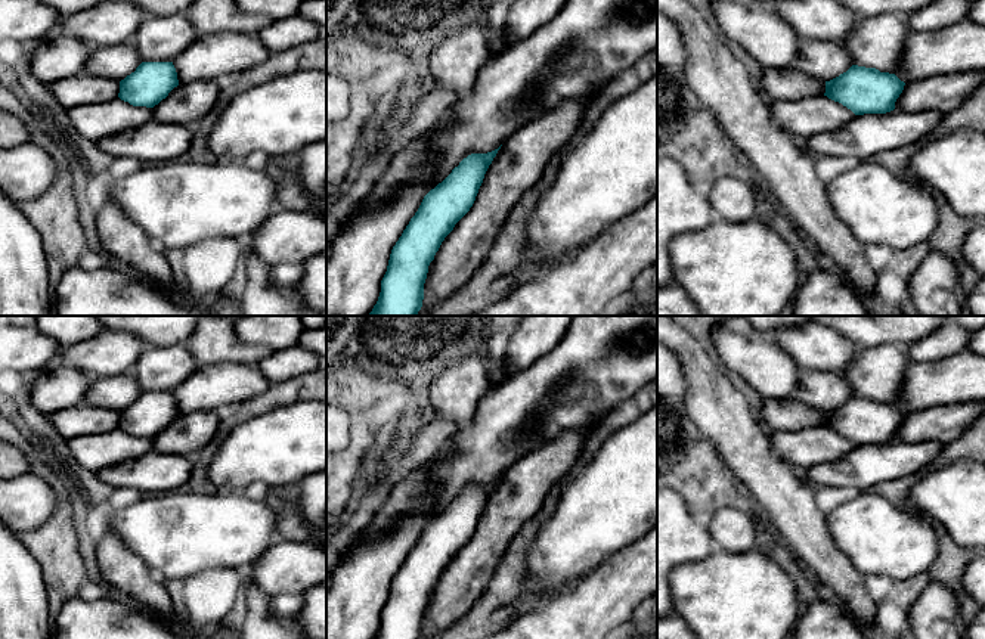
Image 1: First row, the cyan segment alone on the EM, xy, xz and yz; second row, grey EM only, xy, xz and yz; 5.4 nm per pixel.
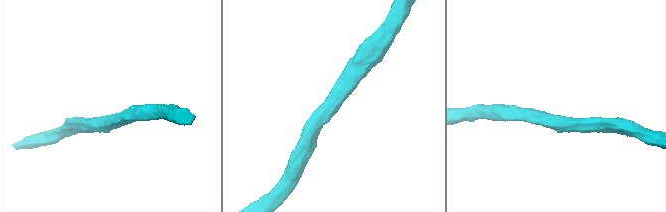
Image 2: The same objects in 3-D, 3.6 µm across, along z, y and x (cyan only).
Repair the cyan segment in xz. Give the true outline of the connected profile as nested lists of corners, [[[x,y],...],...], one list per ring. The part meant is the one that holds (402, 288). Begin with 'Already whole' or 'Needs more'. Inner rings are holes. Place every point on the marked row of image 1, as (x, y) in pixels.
Already whole. [[[501,146],[487,153],[471,153],[422,199],[402,236],[391,249],[387,272],[381,280],[377,304],[368,316],[416,316],[422,307],[428,266],[445,238],[473,207],[484,174]]]

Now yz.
Already whole. [[[852,65],[846,72],[826,81],[824,96],[842,103],[855,115],[886,114],[895,109],[904,86],[895,74]]]

